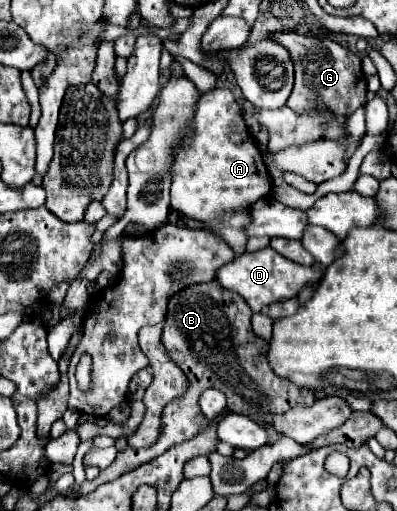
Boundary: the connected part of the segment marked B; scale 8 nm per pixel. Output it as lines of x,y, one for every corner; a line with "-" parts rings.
216,279
214,283
210,281
202,285
190,285
170,297
166,327
162,331
162,345
166,347
168,357
186,373
188,389
186,393
182,393
182,397
176,397
162,411
160,435
154,445
136,451
120,451
116,459
98,475
96,481
84,481
84,485
80,487
80,495
94,491
98,485
112,481
126,471
134,471
146,461
162,455
172,445
180,445
202,433
202,429
206,429
206,417
198,407
198,397
204,389
220,389
228,399
228,411
242,413
252,421
258,421
258,425
262,425
268,433
268,445
276,443
282,433
278,433
274,425
266,421
266,415
282,415
294,405
310,405
310,401
316,401
316,395
312,391
298,389
294,383
276,377
270,371
268,361
262,355
266,343
264,339
254,335
250,315
252,309
246,305
246,301
238,293
224,291

